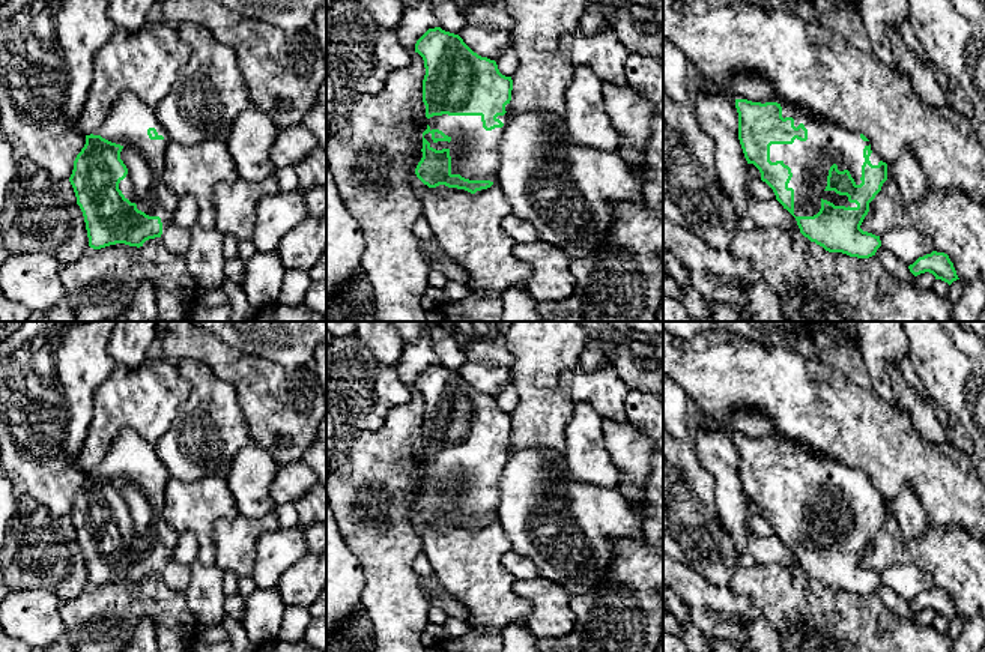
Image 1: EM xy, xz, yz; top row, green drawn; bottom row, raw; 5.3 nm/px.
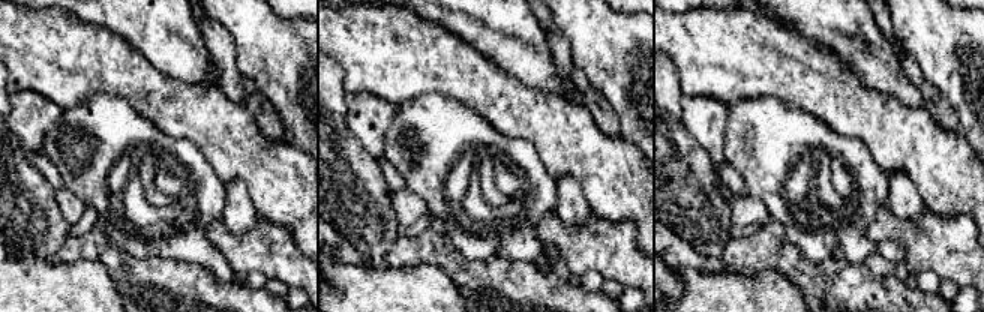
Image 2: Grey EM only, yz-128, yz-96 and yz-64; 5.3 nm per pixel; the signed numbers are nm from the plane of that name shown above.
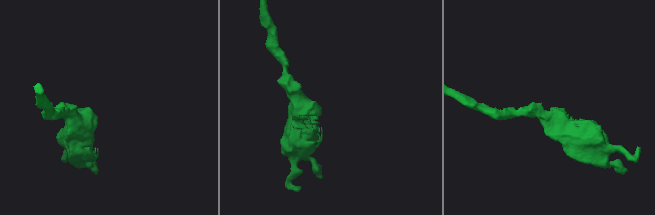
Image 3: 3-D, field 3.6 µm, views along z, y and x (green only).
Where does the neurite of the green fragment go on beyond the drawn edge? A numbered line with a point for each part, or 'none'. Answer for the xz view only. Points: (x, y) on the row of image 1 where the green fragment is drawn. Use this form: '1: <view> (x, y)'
1: xz (474, 152)

